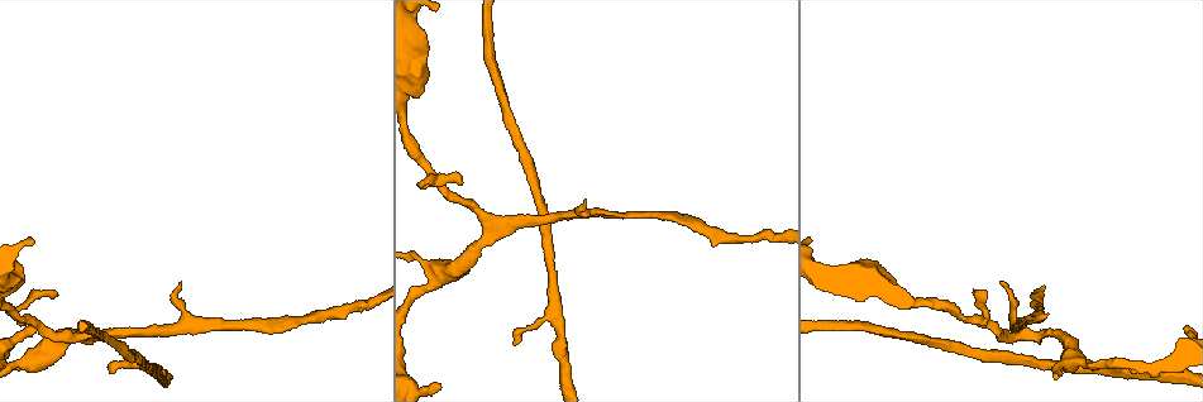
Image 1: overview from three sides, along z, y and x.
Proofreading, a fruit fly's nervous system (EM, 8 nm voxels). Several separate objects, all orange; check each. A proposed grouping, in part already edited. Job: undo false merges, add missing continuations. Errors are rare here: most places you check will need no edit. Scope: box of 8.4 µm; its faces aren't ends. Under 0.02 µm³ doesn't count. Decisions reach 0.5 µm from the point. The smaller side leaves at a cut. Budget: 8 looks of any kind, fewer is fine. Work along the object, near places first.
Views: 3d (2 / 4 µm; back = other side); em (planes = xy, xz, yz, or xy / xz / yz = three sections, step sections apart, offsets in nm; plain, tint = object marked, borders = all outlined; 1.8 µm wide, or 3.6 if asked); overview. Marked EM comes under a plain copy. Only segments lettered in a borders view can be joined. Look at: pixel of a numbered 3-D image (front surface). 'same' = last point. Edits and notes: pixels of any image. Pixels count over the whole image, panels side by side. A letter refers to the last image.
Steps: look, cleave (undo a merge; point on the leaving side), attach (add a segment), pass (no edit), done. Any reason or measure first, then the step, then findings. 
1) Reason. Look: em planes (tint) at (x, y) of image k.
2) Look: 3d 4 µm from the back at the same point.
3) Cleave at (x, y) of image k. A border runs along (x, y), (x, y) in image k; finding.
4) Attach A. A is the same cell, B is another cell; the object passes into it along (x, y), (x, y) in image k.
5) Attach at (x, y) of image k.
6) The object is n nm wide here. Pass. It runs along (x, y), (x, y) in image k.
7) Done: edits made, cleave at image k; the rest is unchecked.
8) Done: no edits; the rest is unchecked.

Three-way junction. Look: 3d 4 µm at (447, 274) of image 1.

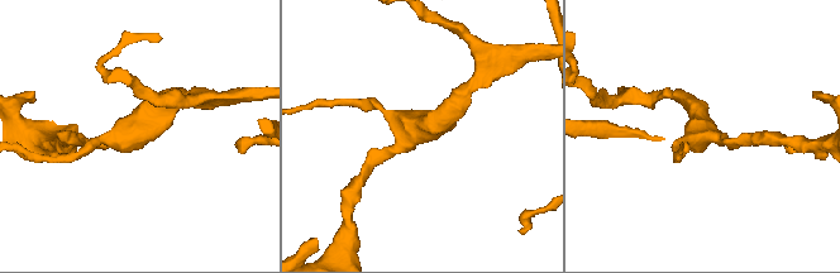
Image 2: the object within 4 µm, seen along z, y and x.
3 arms meet here; need the tissue. Look: em planes (borders) at (416, 127) of image 2.

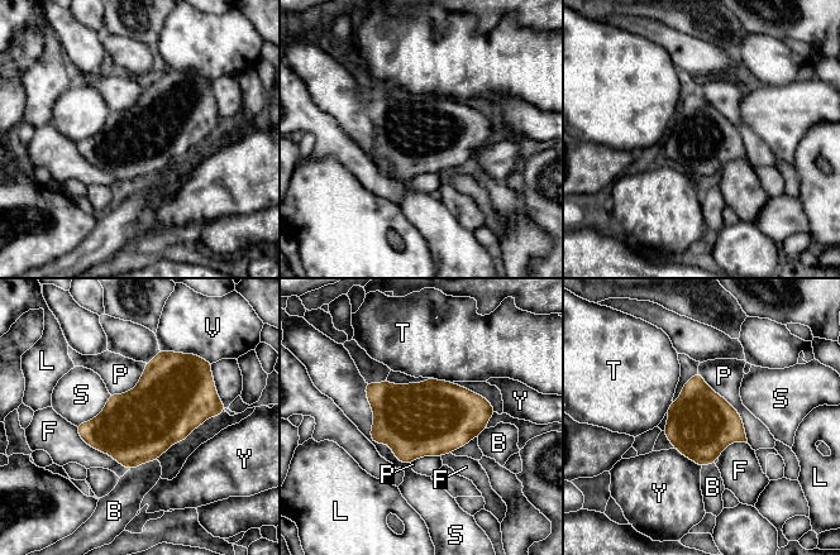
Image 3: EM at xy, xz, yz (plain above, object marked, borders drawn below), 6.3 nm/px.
Pass. B, F, L, P, S, T, V and Y are other cells; a border runs along (698, 372), (738, 412), (748, 443) in image 3; continuous, no second neuron.

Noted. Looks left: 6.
Thin end. Look: 3d 4 µm at (111, 367) of image 1.

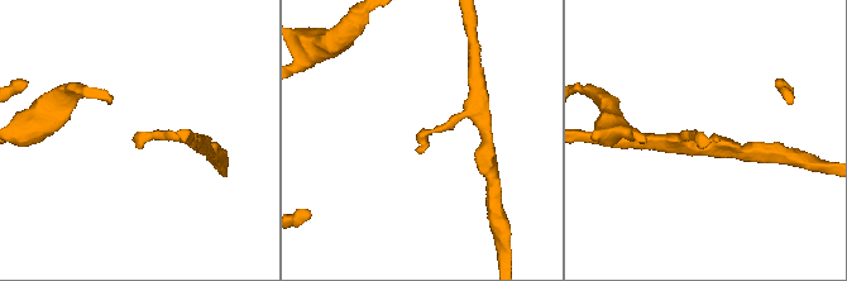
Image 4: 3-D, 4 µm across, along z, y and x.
Now the EM. Look: em planes (borders) at (139, 139) of image 4.

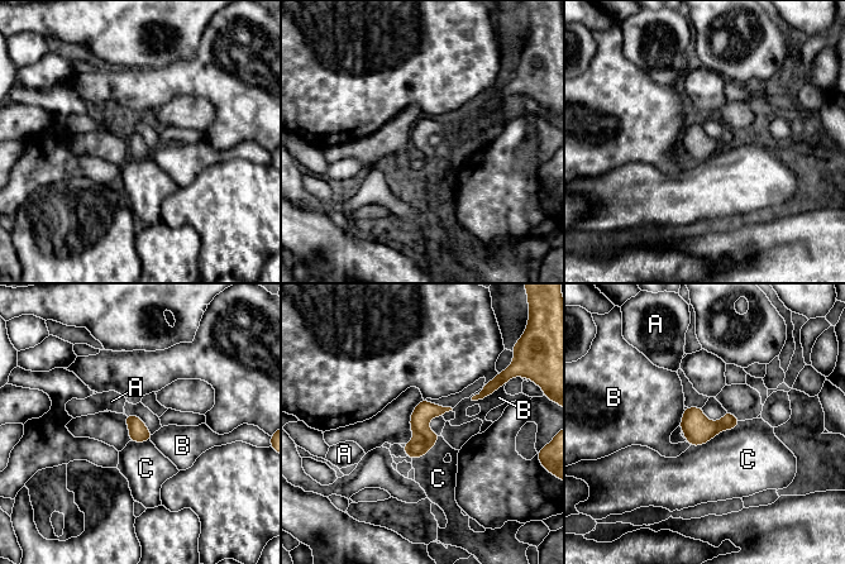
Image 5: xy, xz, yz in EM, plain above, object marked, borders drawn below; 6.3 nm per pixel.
Pass. A, B and C are other cells; a border runs along (740, 421), (700, 445), (691, 445) in image 5; no lettered segment goes on from it.

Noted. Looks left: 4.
Free end. Look: em planes (borders) at (181, 283) of image 1.

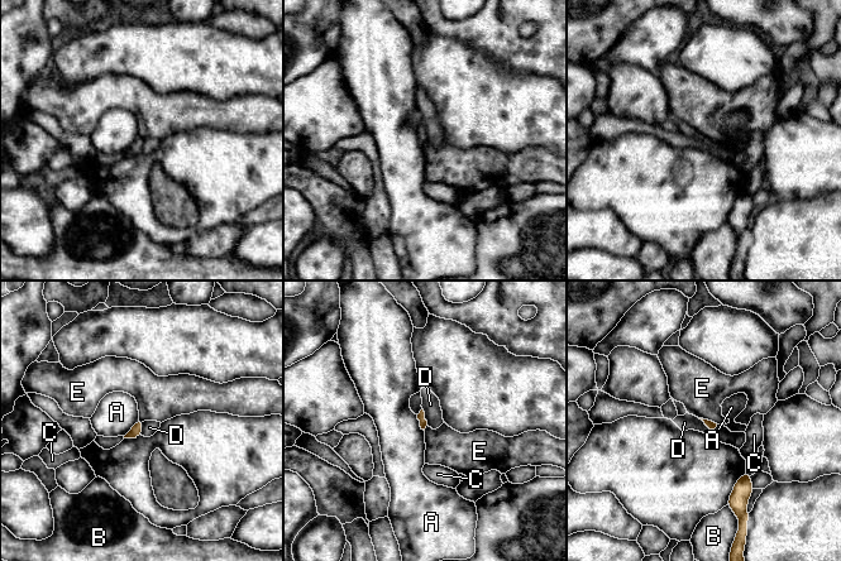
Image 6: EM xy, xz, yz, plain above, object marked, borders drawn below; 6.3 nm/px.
Pass. A, B, C, D and E are other cells; a border runs along (698, 418), (710, 428), (717, 426) in image 6; no lettered segment goes on from it.

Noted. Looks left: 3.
Look: em xy step 16 (borders) at (979, 294) of image 1.

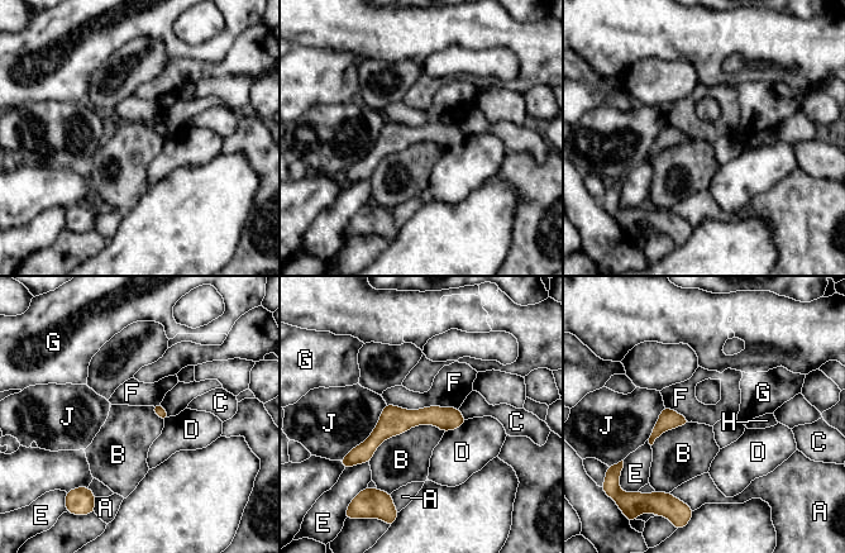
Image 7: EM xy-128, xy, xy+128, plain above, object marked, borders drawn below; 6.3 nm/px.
Look: em planes (borders) at the same point.

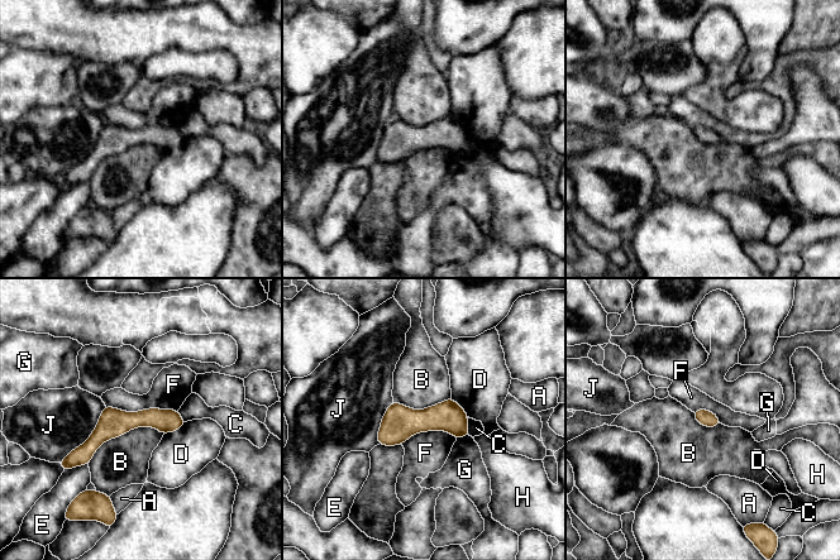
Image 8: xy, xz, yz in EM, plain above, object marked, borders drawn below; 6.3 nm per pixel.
Pass. A, B, C, D, E, F, G, H and J are other cells; a border runs along (163, 434), (130, 429), (87, 464) in image 8; no lettered segment goes on from it.

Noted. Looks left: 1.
Done: no edits; the rest is unchecked.

